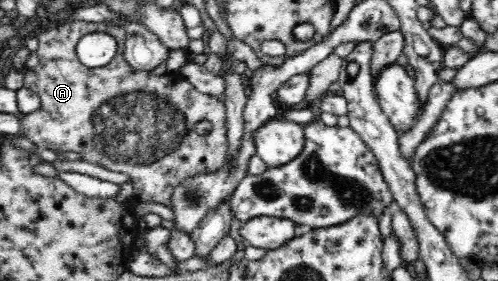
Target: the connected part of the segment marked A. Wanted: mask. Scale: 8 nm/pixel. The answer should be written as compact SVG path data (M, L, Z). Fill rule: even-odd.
M74 20L52 27L37 35L37 38L38 49L29 52L21 70L24 74L23 87L37 93L41 103L36 111L24 114L21 121L21 134L32 143L54 151L74 151L92 165L128 175L136 200L147 204L172 206L173 190L187 178L212 174L225 167L228 140L224 102L200 93L180 71L155 75L151 71L132 68L124 57L126 30L118 26L107 26L104 22ZM98 32L115 37L117 52L110 63L90 68L80 62L76 47L84 35ZM200 121L210 121L212 128L209 133L199 135L196 132L196 123Z

